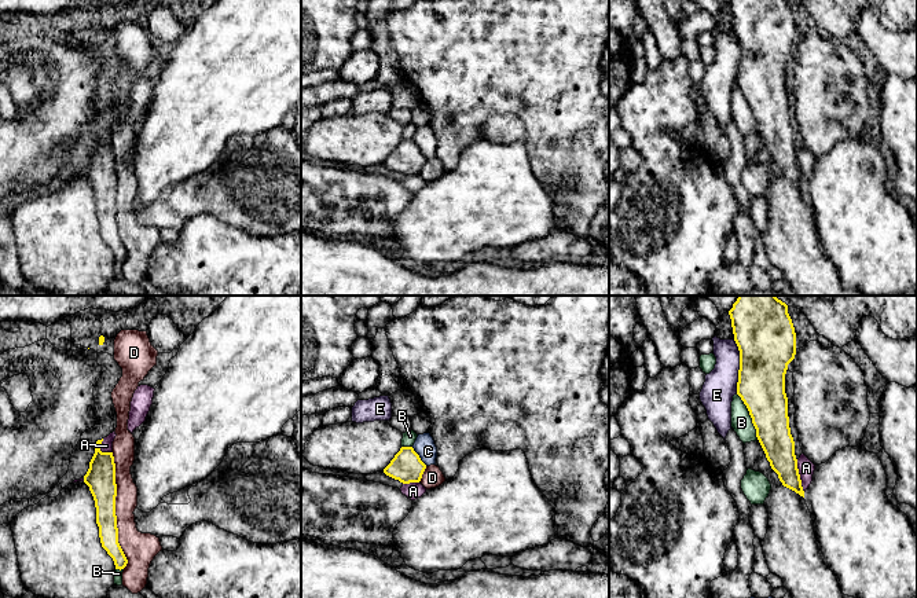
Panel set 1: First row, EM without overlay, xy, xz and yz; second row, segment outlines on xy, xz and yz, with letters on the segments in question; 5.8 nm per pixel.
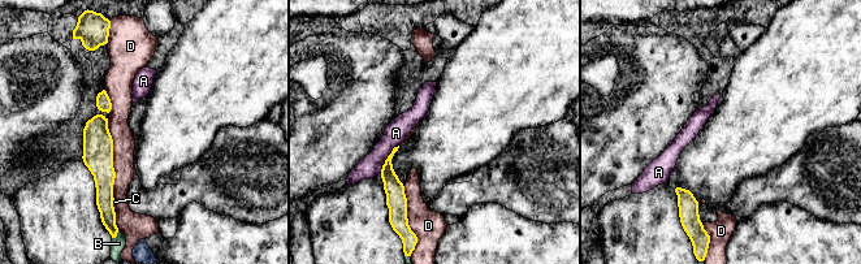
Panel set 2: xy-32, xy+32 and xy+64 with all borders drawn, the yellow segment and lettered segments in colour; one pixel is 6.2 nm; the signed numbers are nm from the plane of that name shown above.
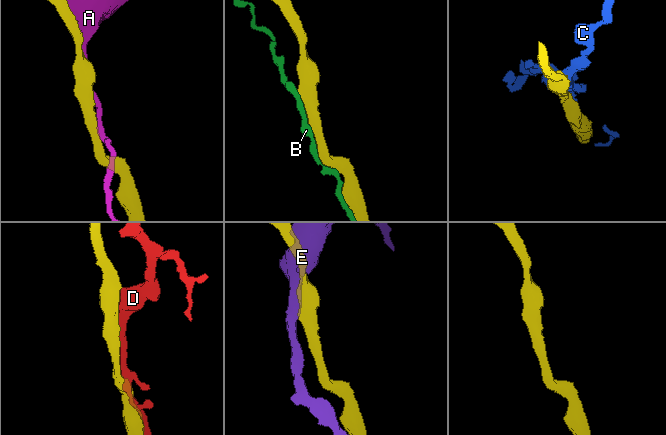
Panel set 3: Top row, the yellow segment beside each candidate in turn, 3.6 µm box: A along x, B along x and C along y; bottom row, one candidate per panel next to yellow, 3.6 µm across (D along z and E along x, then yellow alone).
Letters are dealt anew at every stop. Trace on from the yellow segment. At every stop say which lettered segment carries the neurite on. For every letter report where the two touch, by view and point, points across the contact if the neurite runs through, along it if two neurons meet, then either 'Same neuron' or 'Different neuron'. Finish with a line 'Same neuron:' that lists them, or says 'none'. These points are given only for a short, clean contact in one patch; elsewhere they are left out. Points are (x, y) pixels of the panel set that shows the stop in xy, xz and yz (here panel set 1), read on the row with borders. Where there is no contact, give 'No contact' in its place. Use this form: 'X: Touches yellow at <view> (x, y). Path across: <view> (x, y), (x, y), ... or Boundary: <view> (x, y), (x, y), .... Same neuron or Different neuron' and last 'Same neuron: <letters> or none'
A: Touches yellow at yz (799, 476). Boundary: yz (796, 459), (800, 485), (804, 491). Different neuron
B: Touches yellow at yz (751, 417). Different neuron
C: Touches yellow at xz (418, 457). Different neuron
D: Touches yellow at xy (114, 510). Different neuron
E: Touches yellow at yz (740, 367). Boundary: yz (733, 340), (738, 351), (737, 393). Different neuron
Same neuron: none

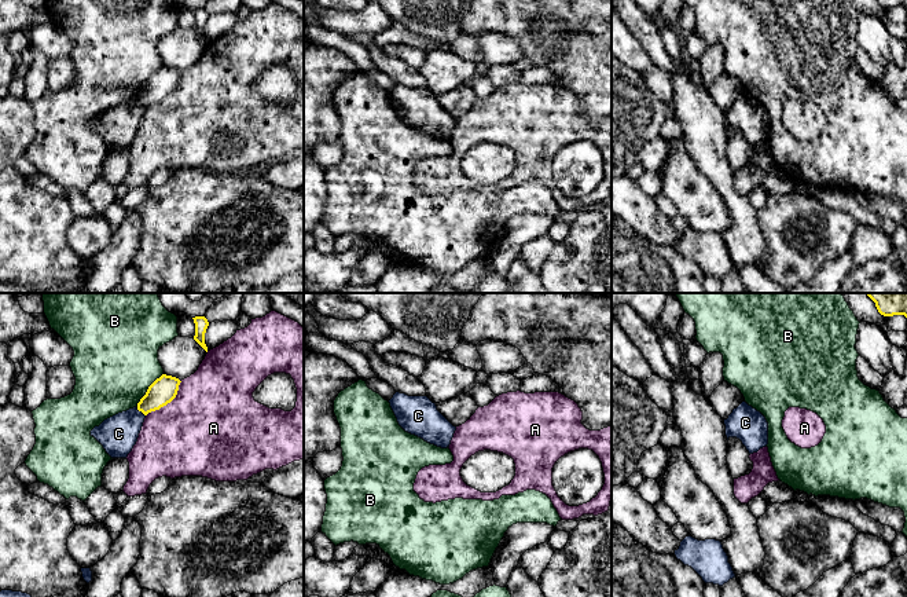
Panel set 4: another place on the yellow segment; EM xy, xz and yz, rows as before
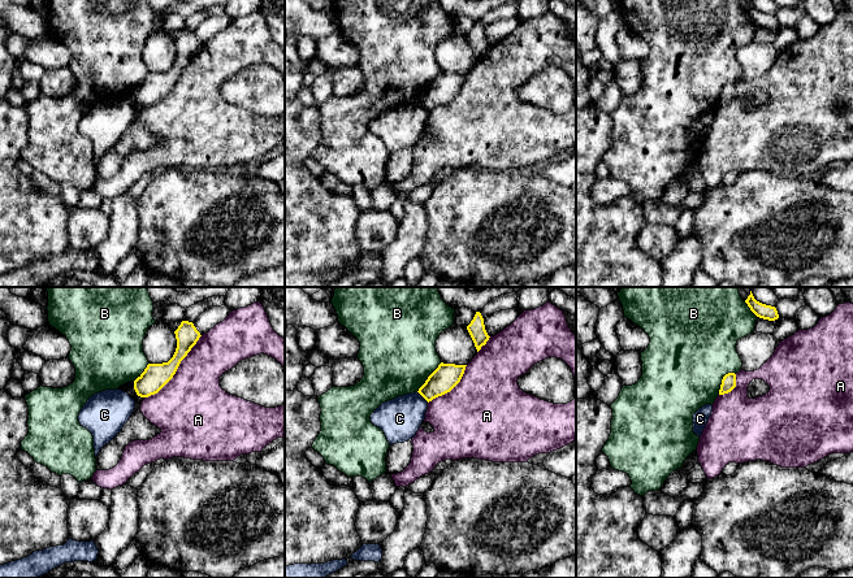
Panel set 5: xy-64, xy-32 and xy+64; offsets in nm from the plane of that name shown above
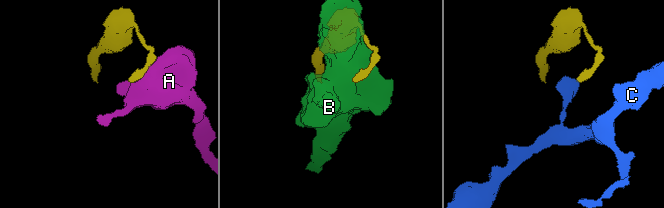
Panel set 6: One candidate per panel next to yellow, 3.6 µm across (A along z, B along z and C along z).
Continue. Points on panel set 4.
A: Touches yellow at xy (168, 402). Different neuron
B: Touches yellow at xy (147, 389). Different neuron
C: Touches yellow at xy (140, 410). Boundary: xy (136, 407), (144, 416). Different neuron
Same neuron: none

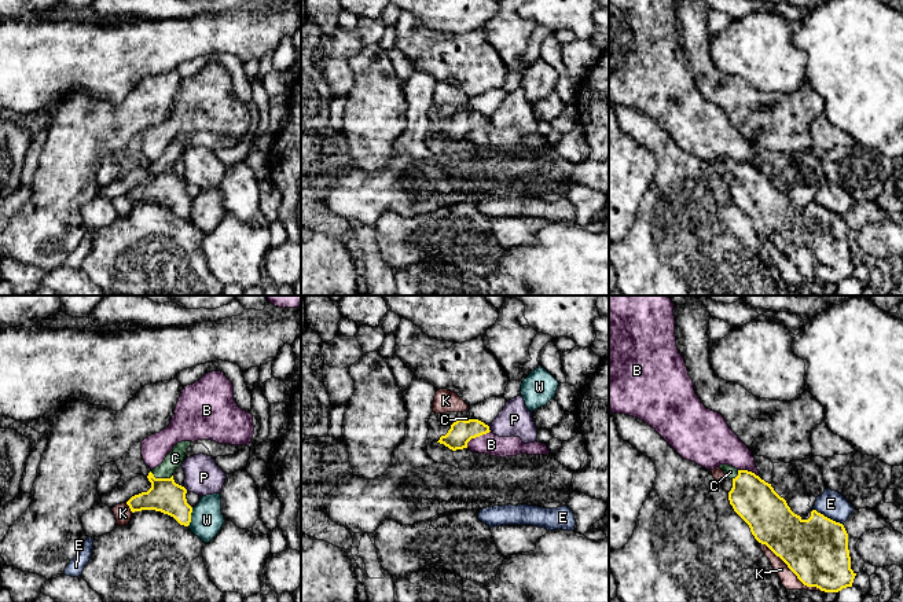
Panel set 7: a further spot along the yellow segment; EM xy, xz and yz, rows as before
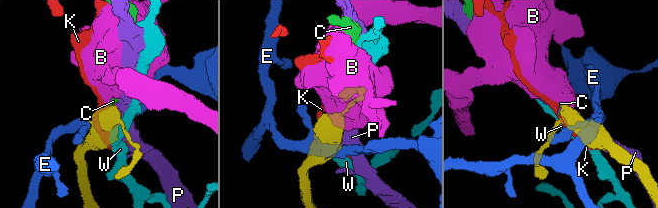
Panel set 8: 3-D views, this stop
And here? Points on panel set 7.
B: Touches yellow at xz (476, 436). Boundary: xz (489, 430), (473, 437), (466, 447). Different neuron
C: Touches yellow at xy (161, 478). Path across: xy (166, 496), (161, 478), (175, 458). Same neuron
E: Touches yellow at yz (826, 517). Different neuron
K: Touches yellow at yz (792, 571). Different neuron
P: Touches yellow at xz (488, 429). Different neuron
W: Touches yellow at xy (190, 517). Different neuron
Same neuron: C

